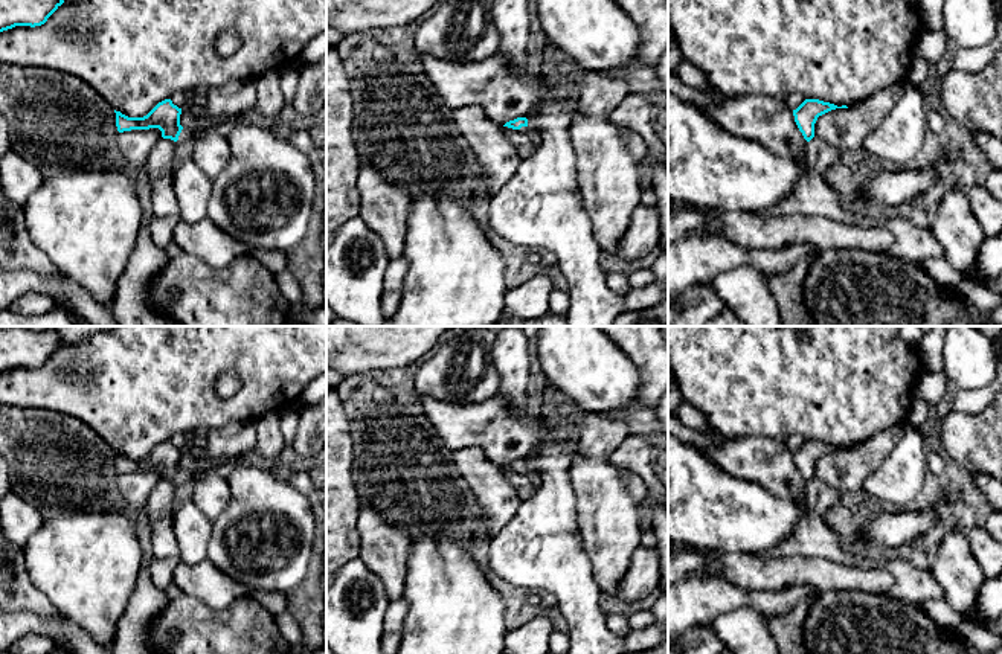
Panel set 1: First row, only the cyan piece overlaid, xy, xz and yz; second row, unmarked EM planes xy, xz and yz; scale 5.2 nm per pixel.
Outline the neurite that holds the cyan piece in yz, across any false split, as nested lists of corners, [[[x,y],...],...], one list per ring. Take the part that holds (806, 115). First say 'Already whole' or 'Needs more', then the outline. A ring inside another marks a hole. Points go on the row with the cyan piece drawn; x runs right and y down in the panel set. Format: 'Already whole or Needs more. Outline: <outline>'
Already whole. Outline: [[[805,99],[796,110],[793,110],[795,122],[807,142],[814,137],[814,123],[817,117],[836,108],[848,107],[837,107],[819,99]]]

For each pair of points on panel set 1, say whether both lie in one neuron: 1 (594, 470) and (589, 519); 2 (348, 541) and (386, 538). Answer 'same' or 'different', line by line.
1: same
2: different

